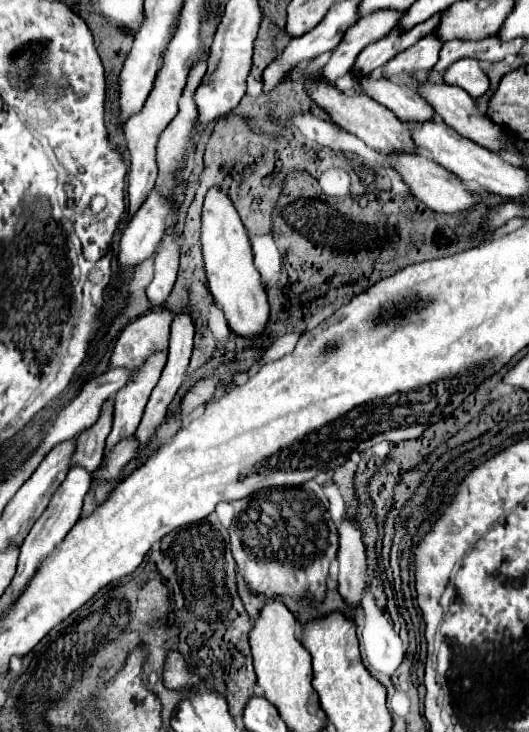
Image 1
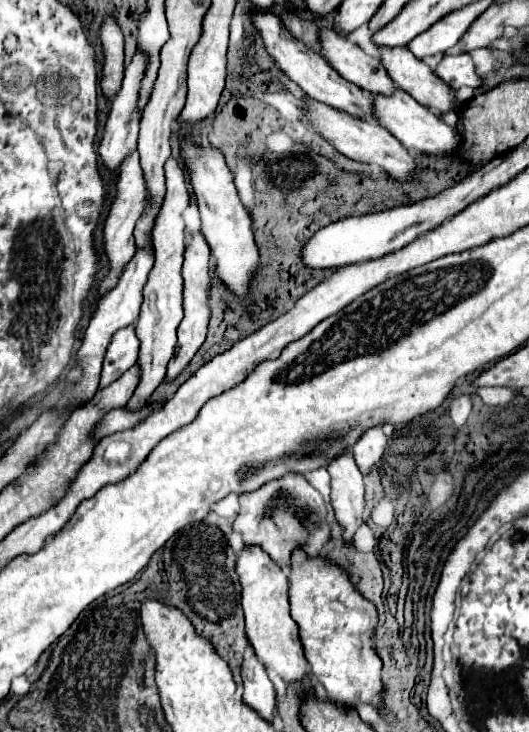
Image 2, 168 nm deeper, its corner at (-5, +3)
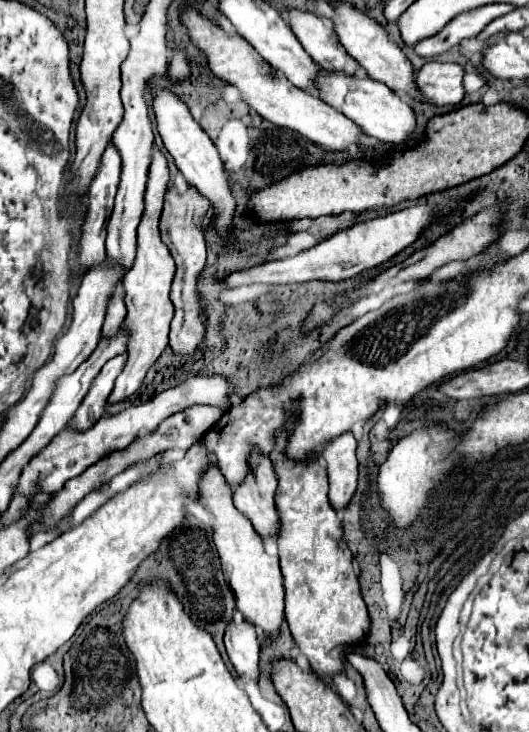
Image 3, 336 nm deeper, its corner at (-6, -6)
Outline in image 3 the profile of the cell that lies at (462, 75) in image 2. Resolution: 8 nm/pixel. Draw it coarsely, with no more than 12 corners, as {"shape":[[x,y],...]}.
{"shape":[[424,63],[416,85],[426,103],[458,105],[464,71],[456,63]]}

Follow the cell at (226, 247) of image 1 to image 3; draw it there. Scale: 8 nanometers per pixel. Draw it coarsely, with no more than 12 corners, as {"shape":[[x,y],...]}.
{"shape":[[154,87],[158,133],[180,173],[218,211],[228,235],[236,203],[212,139],[186,103]]}

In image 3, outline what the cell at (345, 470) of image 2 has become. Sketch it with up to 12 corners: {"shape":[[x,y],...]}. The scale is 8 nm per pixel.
{"shape":[[274,435],[286,621],[324,679],[370,617],[344,509],[356,439],[322,459]]}

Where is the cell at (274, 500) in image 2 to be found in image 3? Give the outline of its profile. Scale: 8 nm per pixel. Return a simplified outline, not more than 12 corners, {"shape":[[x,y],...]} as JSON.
{"shape":[[250,451],[250,473],[234,505],[264,539],[278,533],[278,477],[272,461]]}

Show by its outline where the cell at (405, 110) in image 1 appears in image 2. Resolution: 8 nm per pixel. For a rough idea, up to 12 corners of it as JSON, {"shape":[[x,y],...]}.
{"shape":[[335,30],[321,52],[345,80],[375,96],[397,84],[381,62]]}

